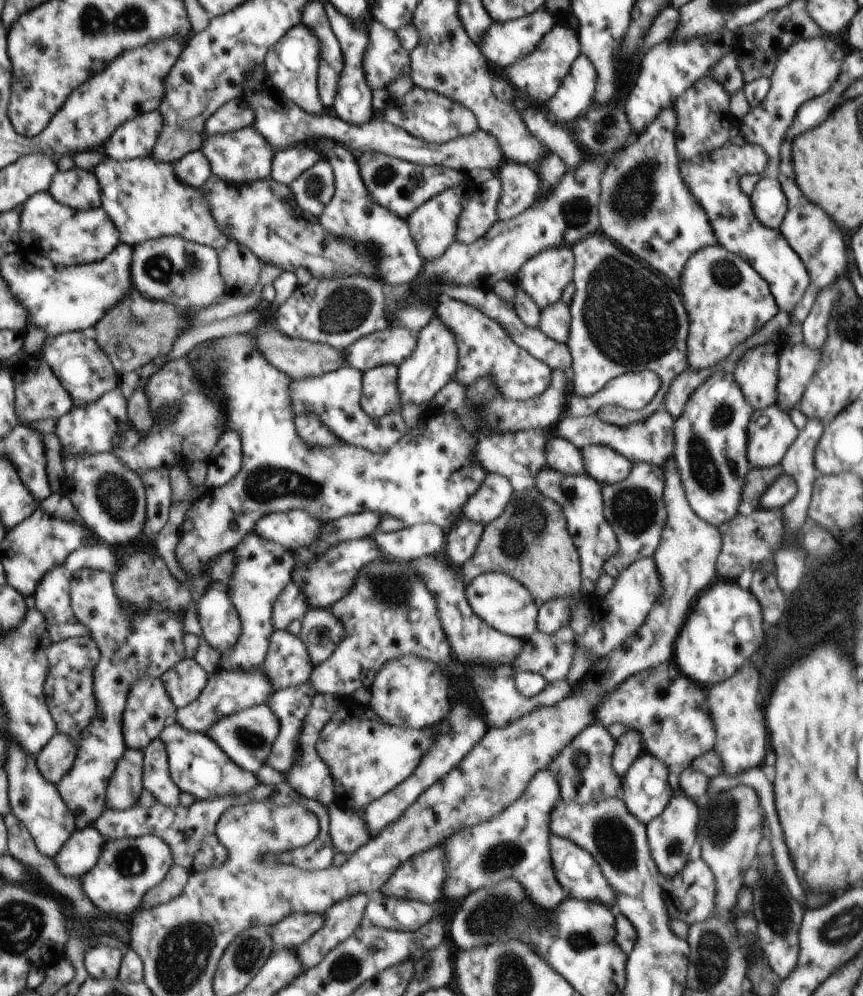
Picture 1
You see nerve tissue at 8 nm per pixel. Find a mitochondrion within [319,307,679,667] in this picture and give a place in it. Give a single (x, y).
(528, 523)

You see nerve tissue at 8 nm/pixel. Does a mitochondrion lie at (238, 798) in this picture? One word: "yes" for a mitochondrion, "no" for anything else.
no

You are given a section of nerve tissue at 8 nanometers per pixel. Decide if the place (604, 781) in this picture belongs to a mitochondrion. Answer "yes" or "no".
yes

